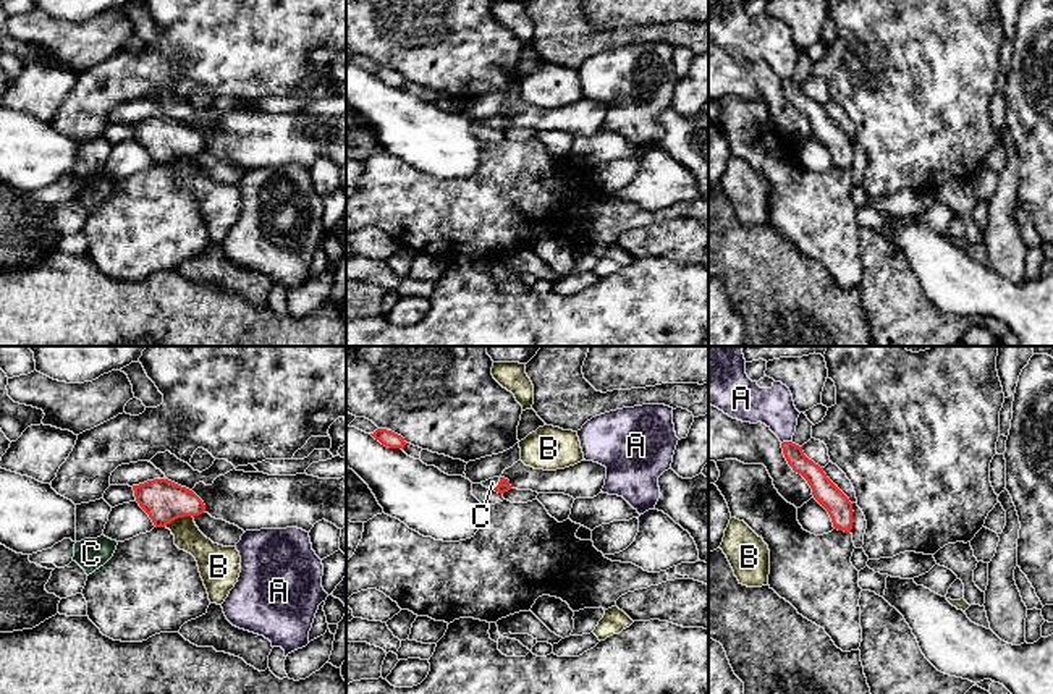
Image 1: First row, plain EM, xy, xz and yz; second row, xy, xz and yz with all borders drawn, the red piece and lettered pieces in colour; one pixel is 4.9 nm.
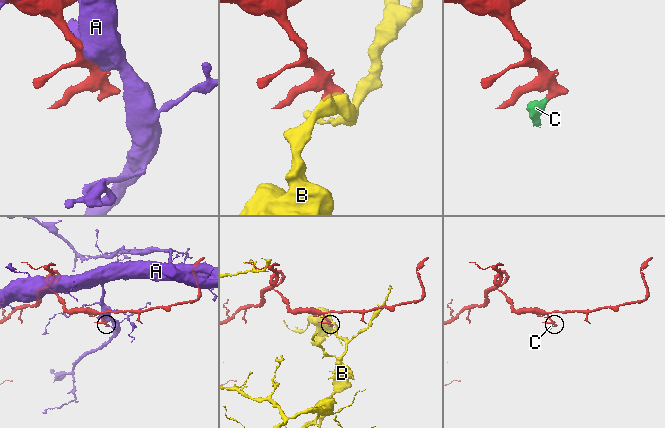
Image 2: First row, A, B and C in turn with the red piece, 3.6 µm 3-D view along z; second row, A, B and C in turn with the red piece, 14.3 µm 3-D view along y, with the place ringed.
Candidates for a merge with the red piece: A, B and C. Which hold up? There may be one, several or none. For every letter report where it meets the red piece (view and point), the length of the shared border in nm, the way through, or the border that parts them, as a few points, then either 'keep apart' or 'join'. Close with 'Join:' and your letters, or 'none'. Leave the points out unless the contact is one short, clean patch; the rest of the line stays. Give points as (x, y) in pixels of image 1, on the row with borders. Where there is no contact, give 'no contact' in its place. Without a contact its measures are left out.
A: contact yz (785, 442); length 50 nm; keep apart
B: contact xy (178, 516); length 160 nm; keep apart
C: contact xz (499, 484); length 70 nm; way xz (503, 486), (499, 484), (492, 482); join
Join: C

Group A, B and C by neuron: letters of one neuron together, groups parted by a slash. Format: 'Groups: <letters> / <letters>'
Groups: A / B / C

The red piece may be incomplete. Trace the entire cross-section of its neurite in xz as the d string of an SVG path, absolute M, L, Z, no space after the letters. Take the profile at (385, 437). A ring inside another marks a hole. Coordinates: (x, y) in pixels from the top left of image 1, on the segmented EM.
M377 429L370 435L388 448L403 448L406 445L406 442L401 435L398 435L391 430L387 430L387 429Z

